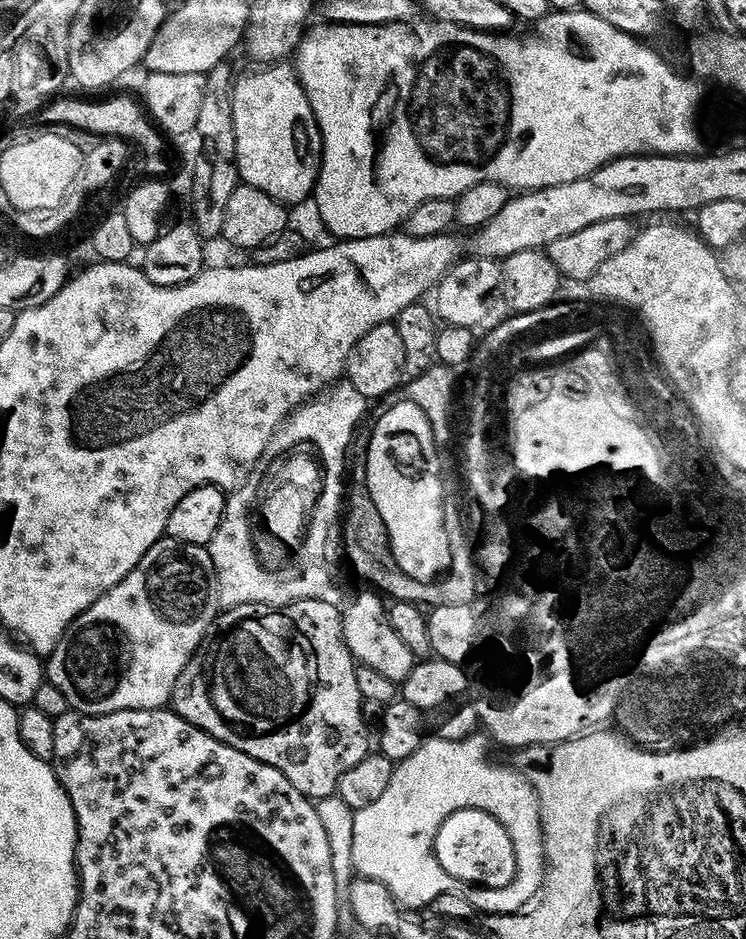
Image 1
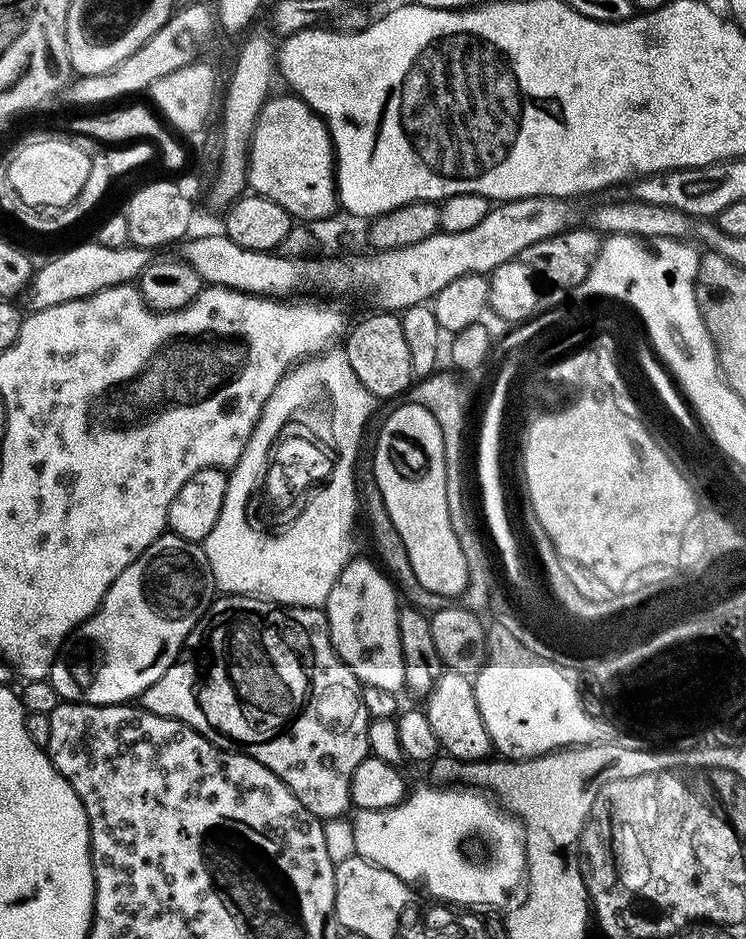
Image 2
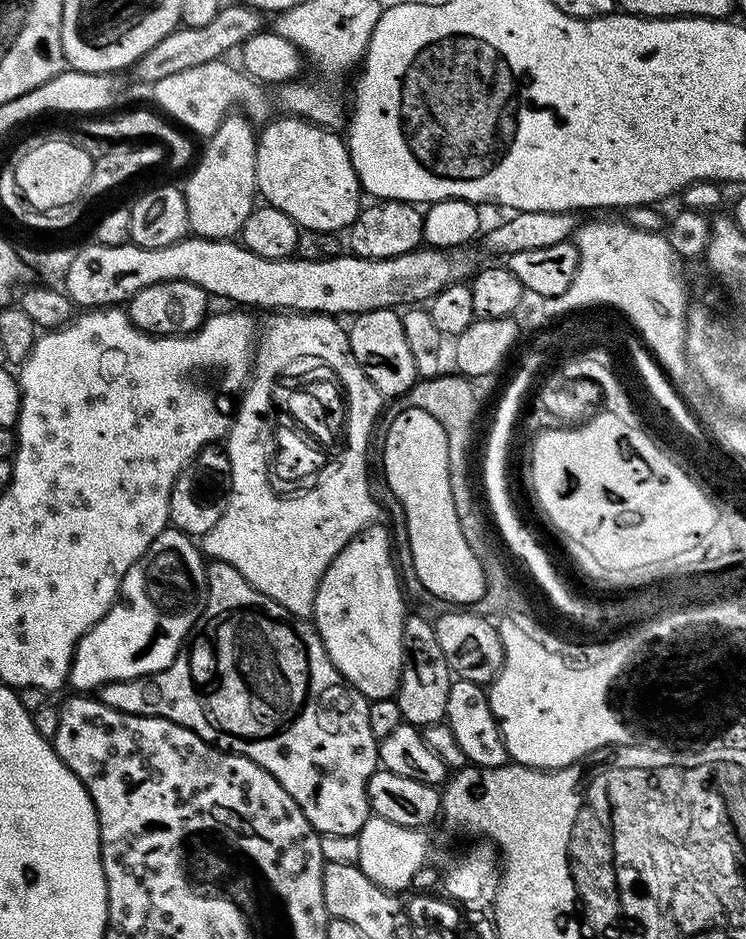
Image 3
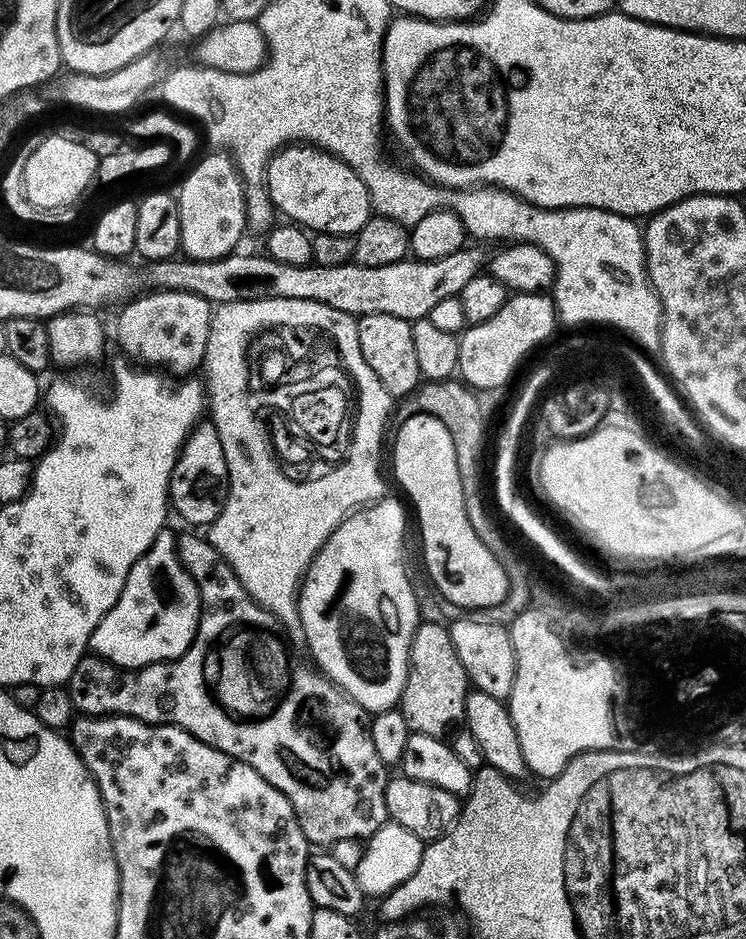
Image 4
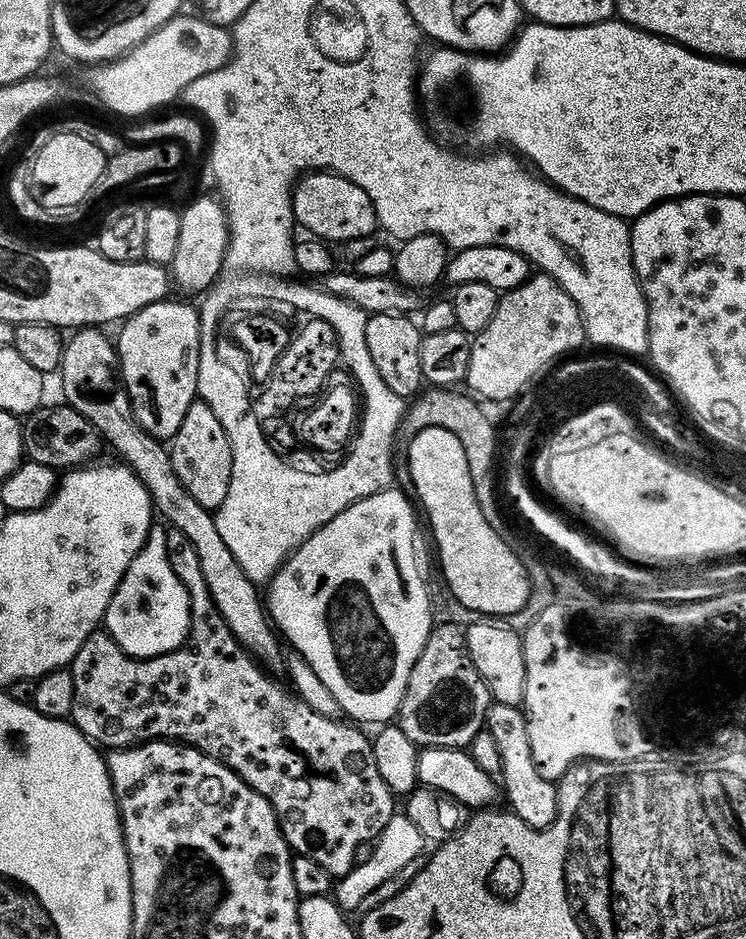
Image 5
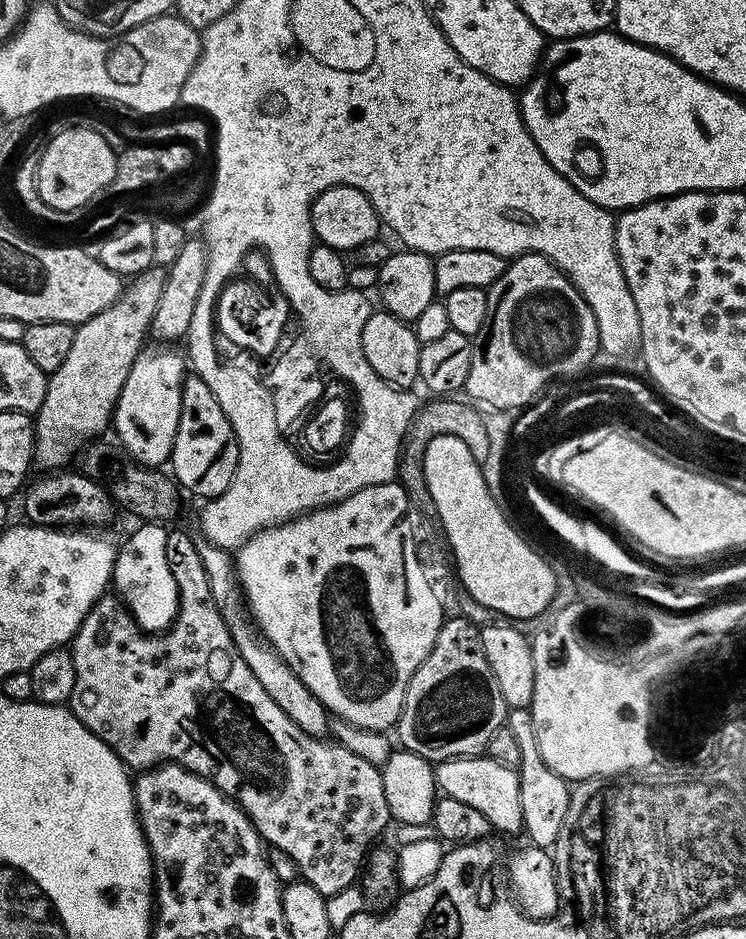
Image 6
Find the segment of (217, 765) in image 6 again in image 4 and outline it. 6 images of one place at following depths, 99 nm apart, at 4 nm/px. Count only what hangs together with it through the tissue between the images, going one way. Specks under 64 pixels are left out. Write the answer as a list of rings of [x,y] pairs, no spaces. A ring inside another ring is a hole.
[[[196,530],[184,531],[188,532],[181,531],[176,538],[178,558],[182,562],[182,566],[196,579],[196,585],[200,591],[200,621],[196,627],[196,637],[192,639],[192,644],[177,660],[163,660],[157,664],[148,664],[145,668],[119,668],[117,664],[103,660],[100,656],[86,654],[78,662],[74,674],[68,679],[66,685],[77,713],[86,716],[129,716],[147,724],[172,724],[175,728],[186,730],[194,738],[198,738],[202,742],[246,762],[254,770],[258,770],[258,774],[262,774],[262,778],[266,778],[266,782],[270,782],[270,786],[277,788],[288,799],[298,818],[302,834],[308,839],[309,845],[331,846],[334,842],[343,840],[367,841],[368,837],[374,835],[383,824],[389,823],[384,791],[390,779],[389,769],[382,762],[382,758],[378,758],[378,750],[374,750],[369,713],[365,712],[362,706],[358,706],[358,702],[351,700],[323,672],[312,666],[307,668],[304,664],[295,664],[288,657],[288,648],[284,645],[285,637],[277,631],[276,619],[259,602],[252,599],[251,594],[246,591],[242,582],[234,574],[234,570],[222,558],[222,554],[218,554],[216,547],[208,541],[207,535],[200,533],[199,536],[196,533],[199,531]]]

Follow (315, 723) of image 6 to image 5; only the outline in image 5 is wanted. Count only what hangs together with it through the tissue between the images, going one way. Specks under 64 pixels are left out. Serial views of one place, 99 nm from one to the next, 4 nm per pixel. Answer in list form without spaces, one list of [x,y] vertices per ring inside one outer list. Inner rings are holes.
[[[93,326],[73,331],[67,337],[58,369],[60,384],[64,387],[63,399],[69,408],[78,410],[78,414],[82,414],[95,426],[96,431],[106,441],[107,447],[109,444],[120,455],[117,457],[142,481],[159,519],[161,516],[162,519],[169,520],[175,531],[190,538],[190,546],[194,546],[194,551],[198,553],[202,578],[206,578],[206,586],[210,590],[214,606],[245,652],[261,665],[269,669],[279,669],[282,664],[282,640],[270,623],[261,593],[260,596],[256,593],[259,592],[257,585],[253,584],[252,579],[238,566],[238,560],[234,558],[234,554],[230,554],[230,546],[222,542],[215,515],[202,507],[186,490],[186,486],[182,486],[172,465],[171,451],[161,441],[146,434],[142,426],[138,426],[132,413],[128,391],[124,388],[116,369],[118,357],[115,343],[111,339],[107,340],[100,332],[103,331]]]

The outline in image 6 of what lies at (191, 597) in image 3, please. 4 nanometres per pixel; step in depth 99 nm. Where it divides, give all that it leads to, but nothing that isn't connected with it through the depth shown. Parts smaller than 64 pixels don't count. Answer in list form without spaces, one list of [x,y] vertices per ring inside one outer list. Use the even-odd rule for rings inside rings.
[[[144,522],[139,526],[141,528],[136,528],[129,534],[124,545],[121,543],[117,547],[110,584],[115,595],[136,621],[137,628],[149,634],[159,634],[171,628],[180,605],[170,559],[170,532],[160,522]]]

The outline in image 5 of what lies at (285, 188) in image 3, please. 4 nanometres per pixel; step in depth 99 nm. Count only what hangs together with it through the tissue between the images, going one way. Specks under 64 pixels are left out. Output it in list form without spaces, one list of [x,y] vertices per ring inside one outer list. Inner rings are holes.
[[[309,172],[301,175],[295,181],[292,189],[292,219],[297,225],[300,224],[305,228],[305,233],[311,234],[313,237],[319,238],[325,242],[339,242],[341,240],[353,240],[354,238],[368,238],[373,235],[372,231],[377,231],[378,225],[376,223],[376,211],[370,202],[370,198],[366,194],[366,190],[362,190],[362,186],[354,186],[354,182],[350,182],[345,176],[339,176],[336,172]]]

